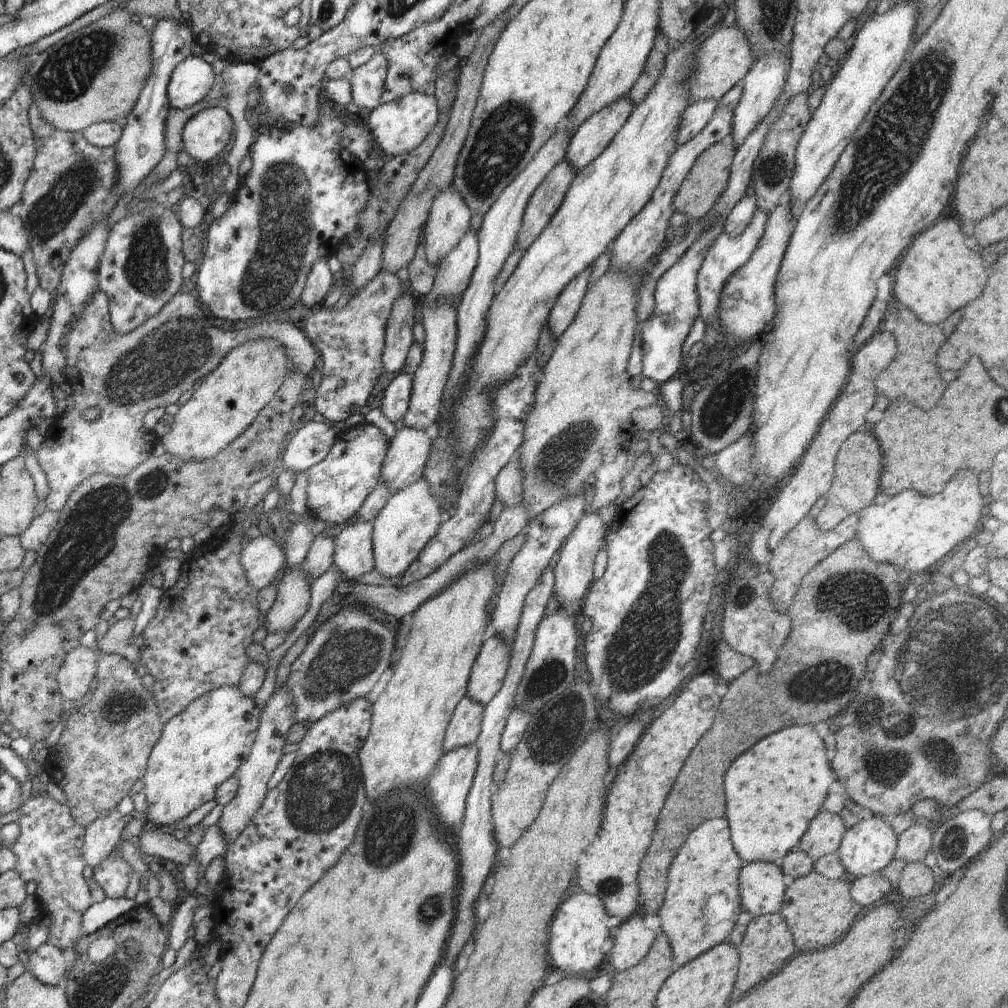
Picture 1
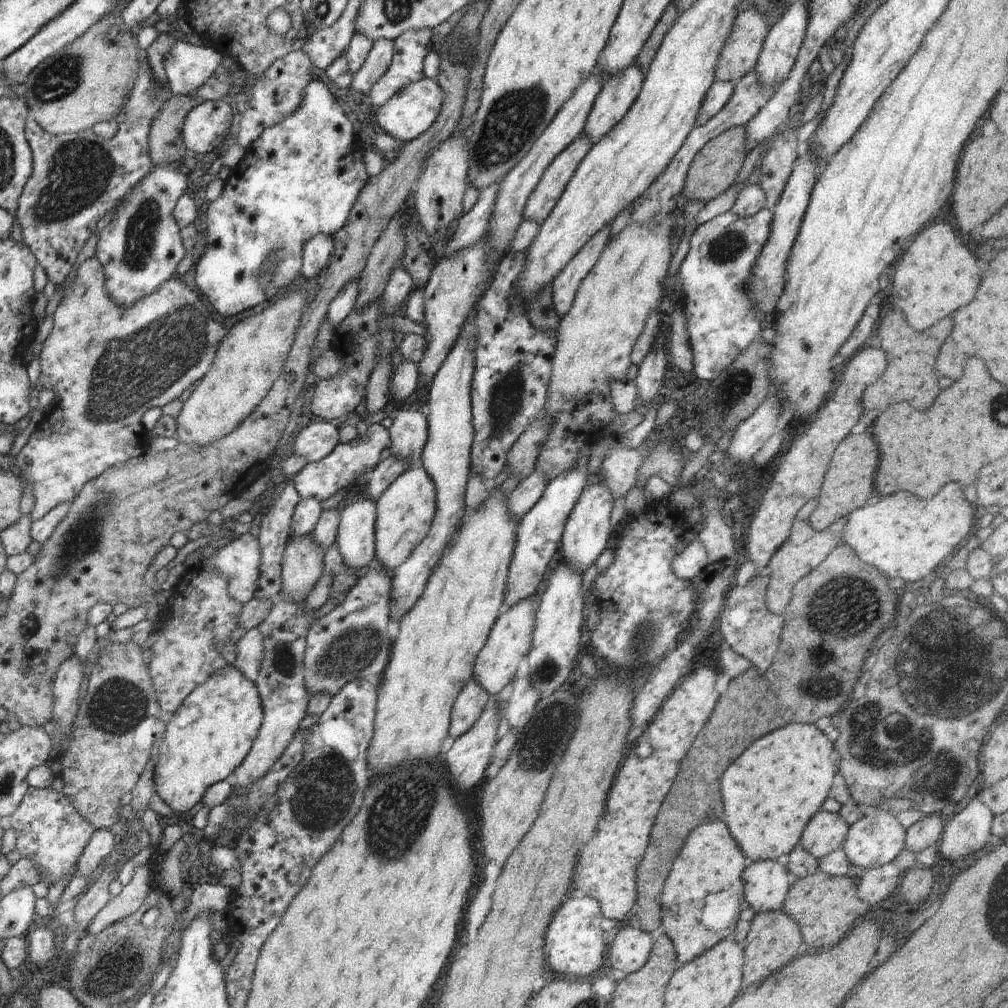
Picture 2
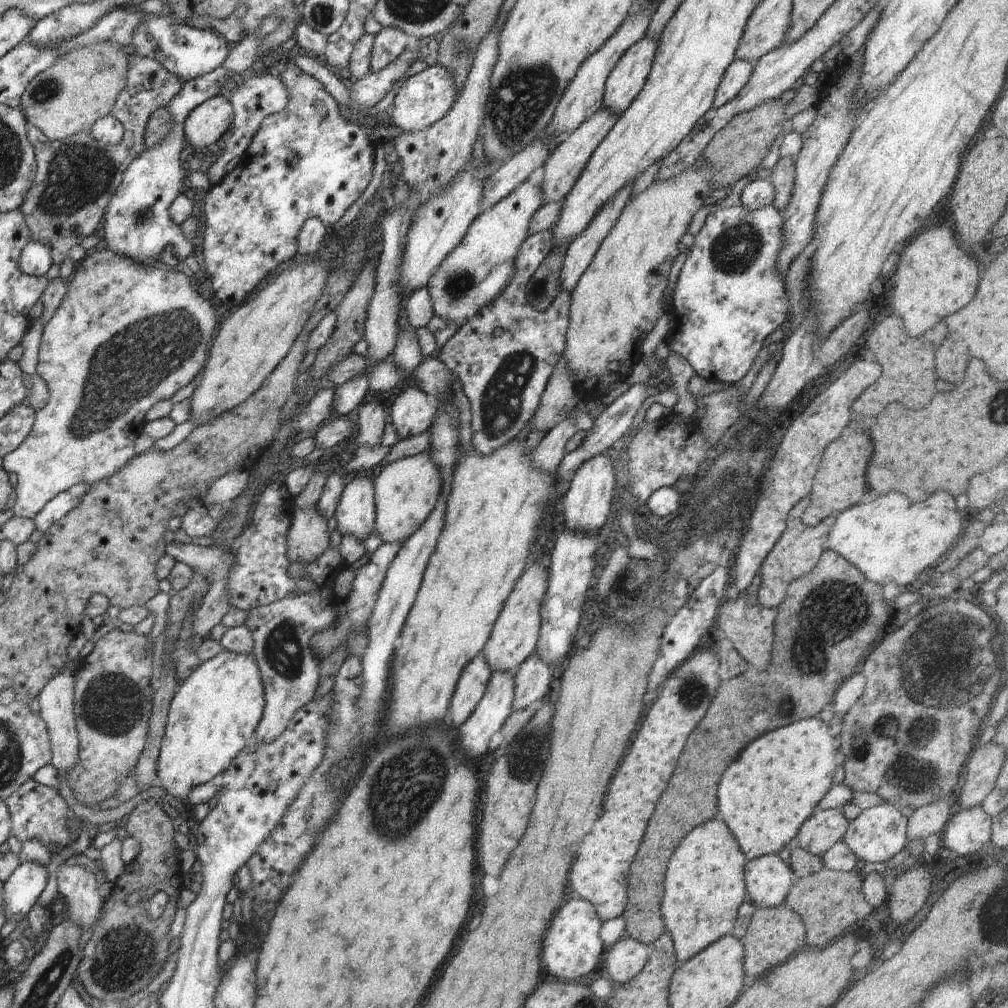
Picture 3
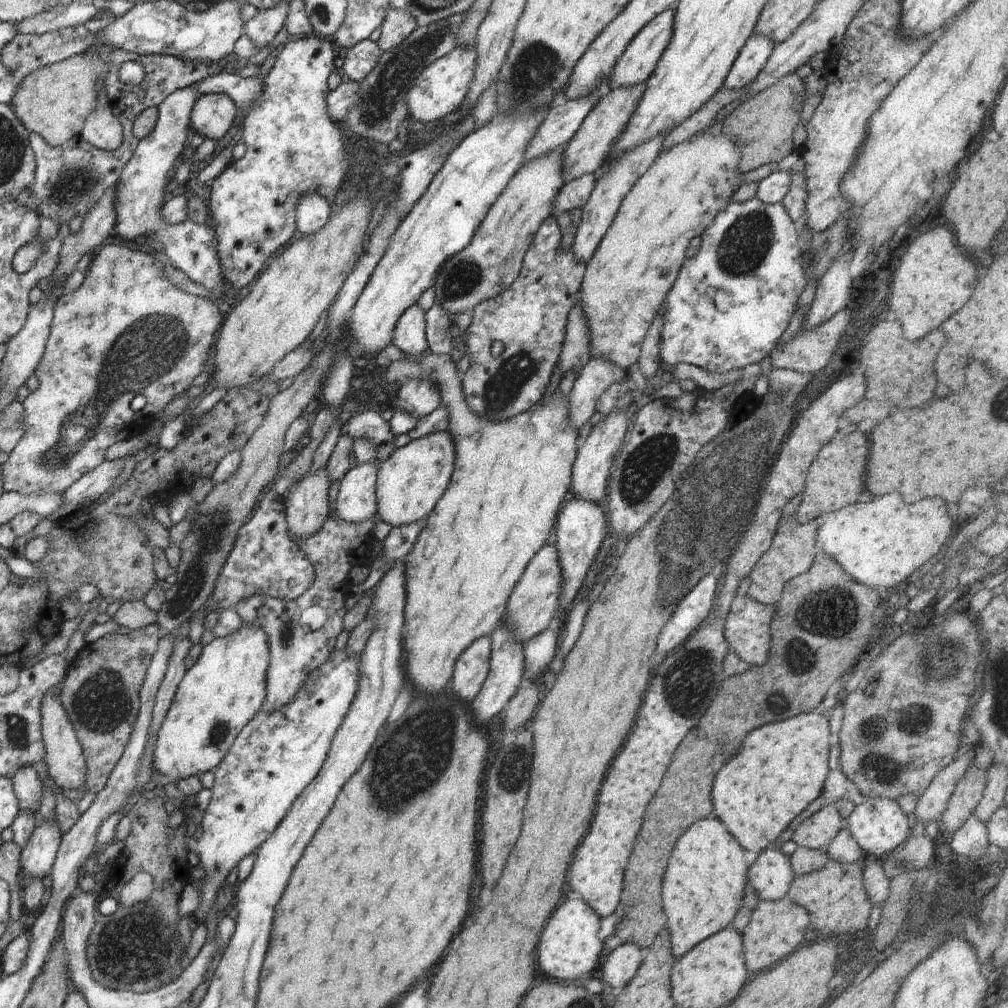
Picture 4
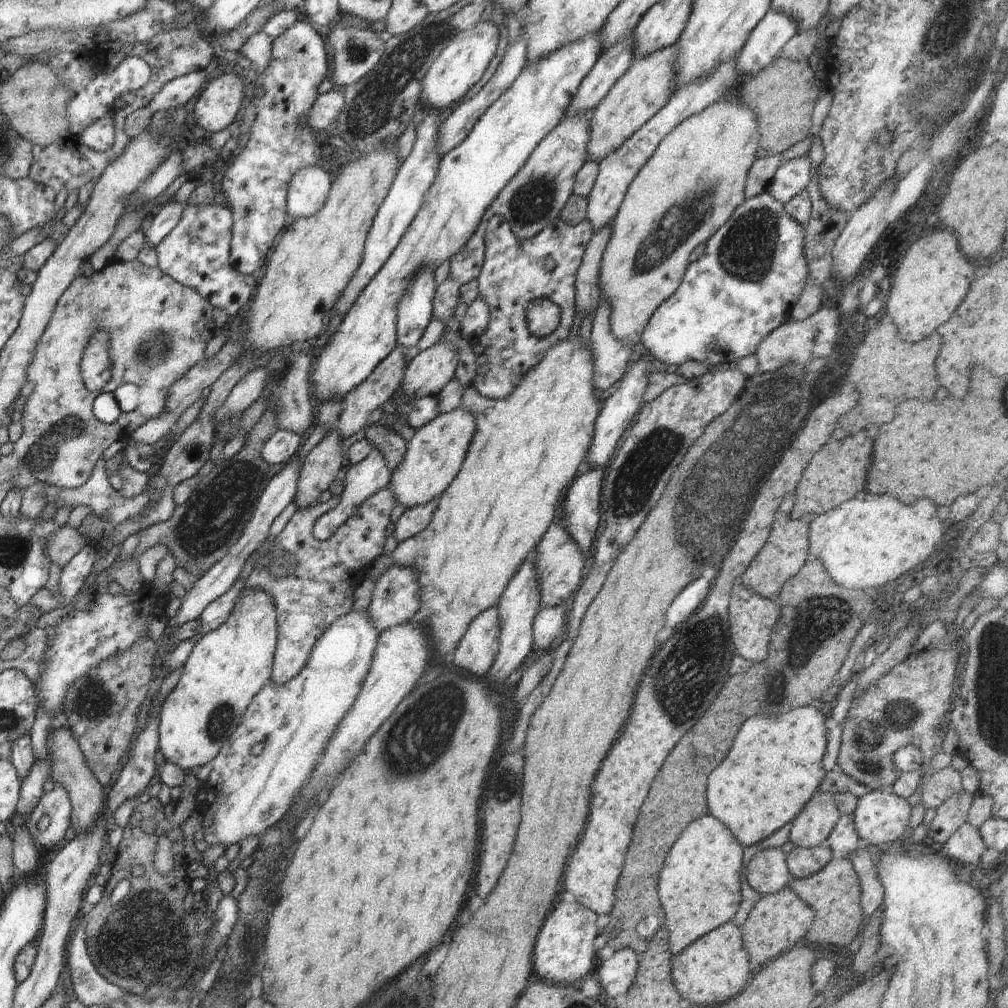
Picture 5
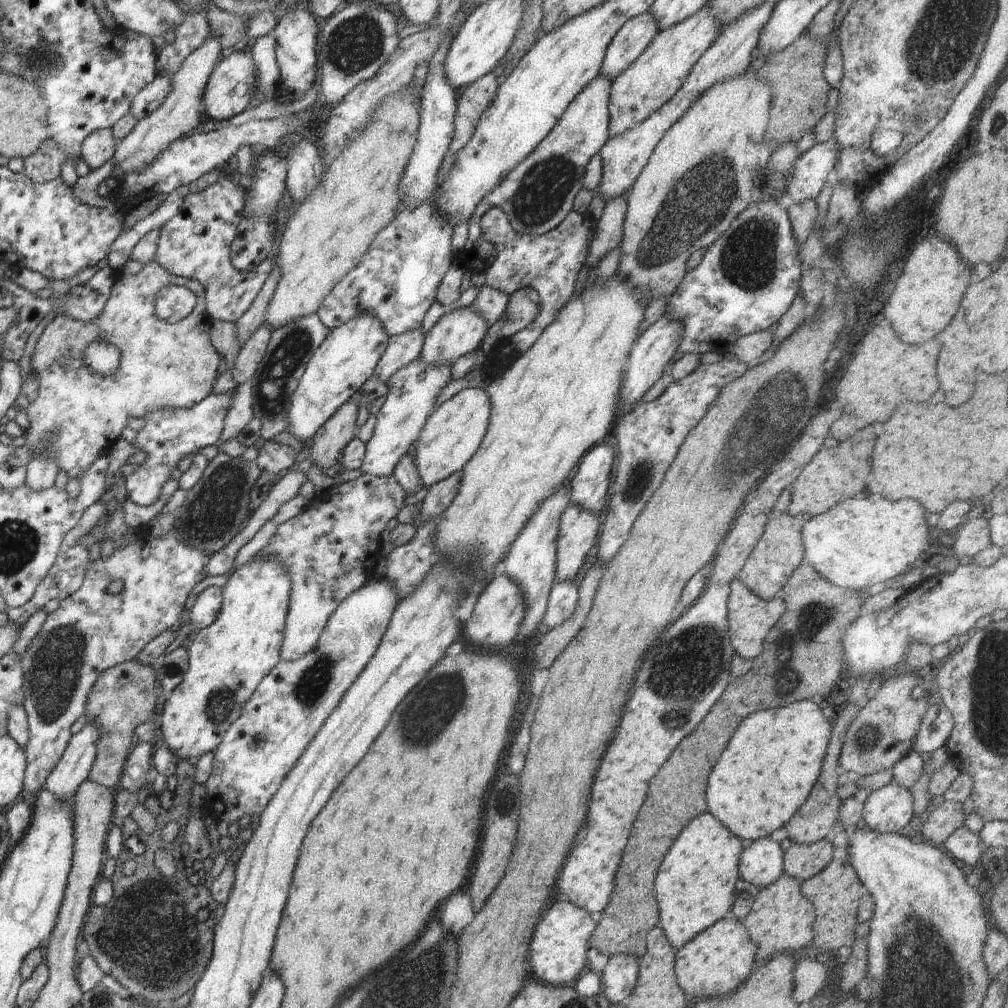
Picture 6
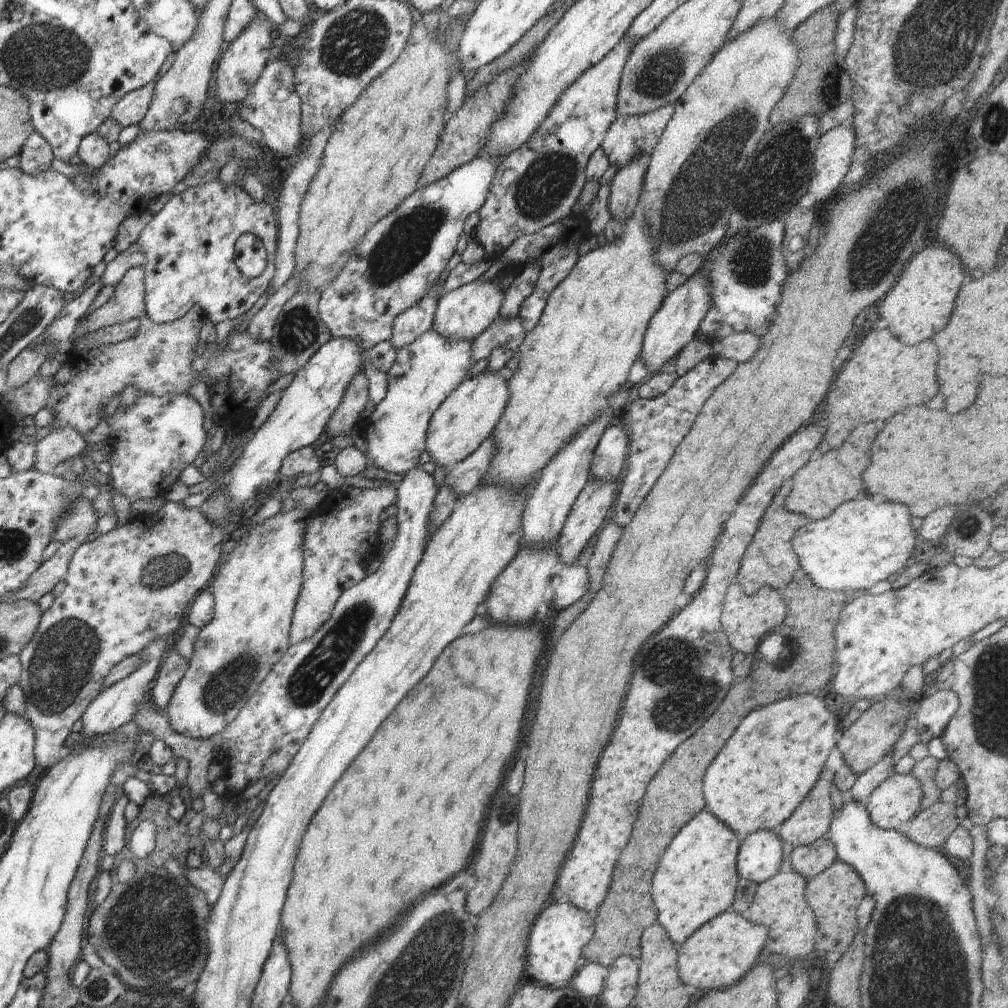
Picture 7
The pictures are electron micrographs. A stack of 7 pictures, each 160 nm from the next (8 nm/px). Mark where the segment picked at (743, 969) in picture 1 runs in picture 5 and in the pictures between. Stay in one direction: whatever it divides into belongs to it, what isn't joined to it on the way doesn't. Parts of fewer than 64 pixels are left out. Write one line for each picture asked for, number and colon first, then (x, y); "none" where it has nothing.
2: (774, 939)
3: (775, 934)
4: (776, 928)
5: (778, 922)

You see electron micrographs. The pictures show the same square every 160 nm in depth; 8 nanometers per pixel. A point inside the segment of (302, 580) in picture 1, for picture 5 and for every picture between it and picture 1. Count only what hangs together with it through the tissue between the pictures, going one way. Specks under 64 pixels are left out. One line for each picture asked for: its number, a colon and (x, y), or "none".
2: (302, 564)
3: (308, 537)
4: (307, 507)
5: (321, 465)

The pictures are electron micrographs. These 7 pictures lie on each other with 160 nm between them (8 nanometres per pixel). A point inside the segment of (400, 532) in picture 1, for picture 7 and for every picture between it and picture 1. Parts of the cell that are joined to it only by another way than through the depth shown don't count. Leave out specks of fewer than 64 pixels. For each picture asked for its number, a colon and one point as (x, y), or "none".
2: (404, 513)
3: (406, 492)
4: (410, 482)
5: (434, 456)
6: (452, 434)
7: (467, 417)

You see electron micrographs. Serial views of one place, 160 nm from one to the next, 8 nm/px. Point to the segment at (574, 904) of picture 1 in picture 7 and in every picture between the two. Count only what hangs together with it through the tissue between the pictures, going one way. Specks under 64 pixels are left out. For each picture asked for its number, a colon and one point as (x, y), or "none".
2: (575, 944)
3: (572, 948)
4: (569, 948)
5: (564, 952)
6: (558, 951)
7: (554, 952)

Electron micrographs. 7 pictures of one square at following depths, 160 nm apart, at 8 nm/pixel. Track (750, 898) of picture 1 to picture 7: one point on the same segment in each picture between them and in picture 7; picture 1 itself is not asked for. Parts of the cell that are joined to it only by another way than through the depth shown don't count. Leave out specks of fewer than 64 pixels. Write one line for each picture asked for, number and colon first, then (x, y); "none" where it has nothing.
2: (766, 882)
3: (768, 879)
4: (771, 874)
5: (768, 873)
6: (761, 863)
7: (760, 854)

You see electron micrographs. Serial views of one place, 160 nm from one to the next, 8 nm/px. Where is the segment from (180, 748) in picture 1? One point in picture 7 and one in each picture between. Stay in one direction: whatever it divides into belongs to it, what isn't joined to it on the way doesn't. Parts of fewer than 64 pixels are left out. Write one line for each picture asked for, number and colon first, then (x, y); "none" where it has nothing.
2: (210, 734)
3: (213, 716)
4: (216, 698)
5: (227, 667)
6: (227, 660)
7: (255, 591)

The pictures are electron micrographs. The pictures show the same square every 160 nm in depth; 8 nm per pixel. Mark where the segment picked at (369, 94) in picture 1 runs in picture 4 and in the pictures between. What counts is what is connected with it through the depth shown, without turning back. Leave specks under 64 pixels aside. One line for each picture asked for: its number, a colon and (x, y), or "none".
2: (379, 58)
3: (390, 42)
4: (397, 25)

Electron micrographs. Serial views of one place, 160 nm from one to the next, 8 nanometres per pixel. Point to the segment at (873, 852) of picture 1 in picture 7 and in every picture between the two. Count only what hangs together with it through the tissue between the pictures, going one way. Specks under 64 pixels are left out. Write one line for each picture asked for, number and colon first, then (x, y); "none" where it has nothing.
2: (875, 840)
3: (880, 832)
4: (879, 826)
5: (880, 817)
6: (887, 809)
7: (897, 799)

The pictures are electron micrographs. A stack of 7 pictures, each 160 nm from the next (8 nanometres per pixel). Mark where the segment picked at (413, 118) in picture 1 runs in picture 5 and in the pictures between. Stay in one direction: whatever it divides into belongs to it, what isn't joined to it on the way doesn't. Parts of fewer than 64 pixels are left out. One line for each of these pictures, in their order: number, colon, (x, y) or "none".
2: (408, 114)
3: (424, 98)
4: (440, 89)
5: (460, 65)

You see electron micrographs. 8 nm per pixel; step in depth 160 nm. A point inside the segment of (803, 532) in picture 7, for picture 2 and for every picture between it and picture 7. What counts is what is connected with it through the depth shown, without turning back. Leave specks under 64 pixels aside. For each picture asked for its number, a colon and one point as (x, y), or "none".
2: (902, 536)
3: (890, 539)
4: (881, 543)
5: (862, 544)
6: (857, 543)

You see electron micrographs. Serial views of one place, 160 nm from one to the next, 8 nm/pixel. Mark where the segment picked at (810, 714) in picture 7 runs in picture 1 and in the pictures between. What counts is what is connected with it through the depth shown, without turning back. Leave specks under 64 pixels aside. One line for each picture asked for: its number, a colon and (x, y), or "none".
1: (772, 792)
2: (770, 792)
3: (764, 796)
4: (781, 767)
5: (774, 767)
6: (769, 767)

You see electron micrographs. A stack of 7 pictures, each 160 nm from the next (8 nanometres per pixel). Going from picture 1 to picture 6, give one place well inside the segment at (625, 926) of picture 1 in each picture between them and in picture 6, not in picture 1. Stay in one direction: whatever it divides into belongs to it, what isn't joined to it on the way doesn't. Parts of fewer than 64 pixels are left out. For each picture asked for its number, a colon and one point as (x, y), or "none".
2: (630, 950)
3: (624, 959)
4: (618, 969)
5: (616, 974)
6: (619, 977)

